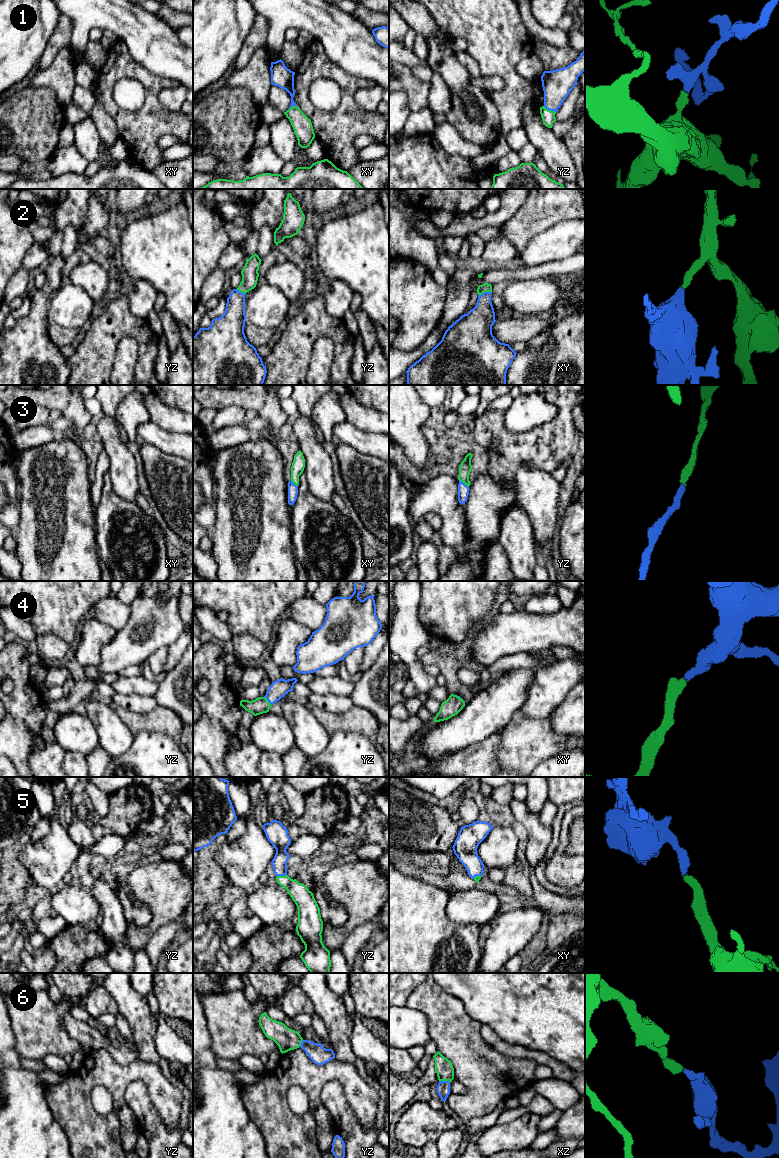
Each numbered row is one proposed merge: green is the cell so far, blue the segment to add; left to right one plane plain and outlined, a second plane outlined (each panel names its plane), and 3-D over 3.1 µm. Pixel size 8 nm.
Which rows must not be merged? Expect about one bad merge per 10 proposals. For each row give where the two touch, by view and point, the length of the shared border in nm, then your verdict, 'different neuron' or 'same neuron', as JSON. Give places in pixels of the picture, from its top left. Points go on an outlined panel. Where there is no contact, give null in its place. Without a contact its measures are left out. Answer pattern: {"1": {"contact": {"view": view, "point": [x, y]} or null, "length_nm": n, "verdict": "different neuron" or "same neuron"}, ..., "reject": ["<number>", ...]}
{"1": {"contact": {"view": "yz", "point": [549, 110]}, "length_nm": 120, "verdict": "same neuron"}, "2": {"contact": {"view": "xy", "point": [484, 291]}, "length_nm": 120, "verdict": "same neuron"}, "3": {"contact": {"view": "yz", "point": [464, 483]}, "length_nm": 100, "verdict": "same neuron"}, "4": {"contact": {"view": "yz", "point": [267, 700]}, "length_nm": 90, "verdict": "same neuron"}, "5": {"contact": {"view": "yz", "point": [281, 876]}, "length_nm": 90, "verdict": "same neuron"}, "6": {"contact": {"view": "xz", "point": [444, 1080]}, "length_nm": 90, "verdict": "same neuron"}, "reject": []}

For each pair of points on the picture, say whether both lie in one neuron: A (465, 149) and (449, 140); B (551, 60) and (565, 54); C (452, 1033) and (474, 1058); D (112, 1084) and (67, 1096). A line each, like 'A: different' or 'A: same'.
A: same
B: same
C: same
D: same

